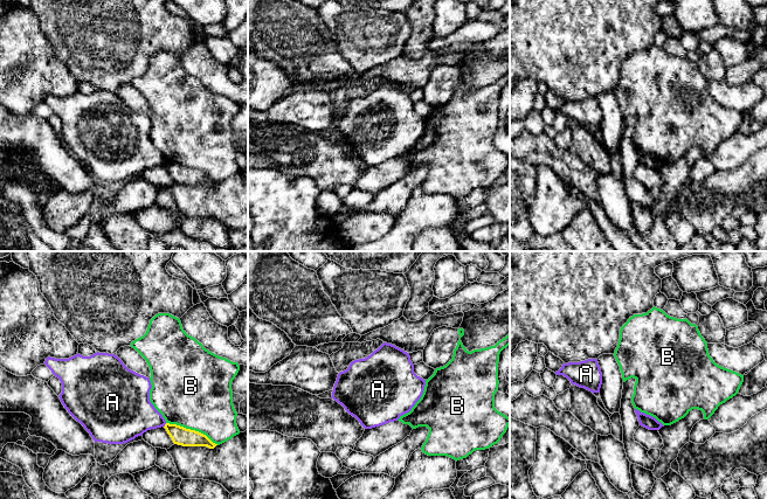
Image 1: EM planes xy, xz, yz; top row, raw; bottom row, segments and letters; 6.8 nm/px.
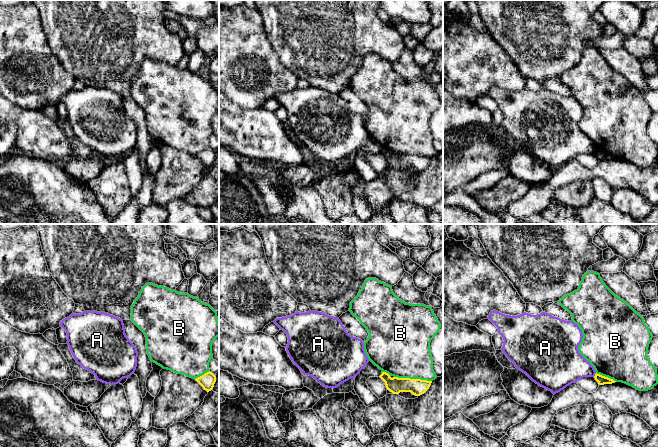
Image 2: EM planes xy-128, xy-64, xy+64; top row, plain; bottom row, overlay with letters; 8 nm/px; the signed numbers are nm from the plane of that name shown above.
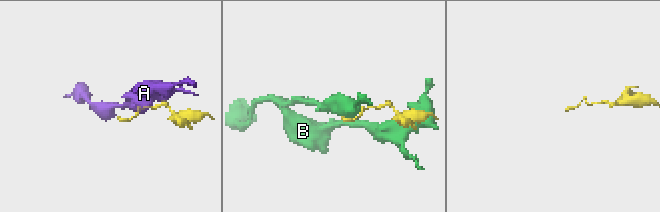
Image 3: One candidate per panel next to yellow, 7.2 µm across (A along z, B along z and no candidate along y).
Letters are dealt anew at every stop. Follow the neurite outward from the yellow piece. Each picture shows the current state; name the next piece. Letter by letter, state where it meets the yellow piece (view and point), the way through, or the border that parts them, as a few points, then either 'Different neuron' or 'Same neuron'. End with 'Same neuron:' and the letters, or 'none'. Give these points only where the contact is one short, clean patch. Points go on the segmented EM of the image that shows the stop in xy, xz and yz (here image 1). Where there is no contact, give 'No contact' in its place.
A: Touches yellow at xy (165, 425). Boundary: xy (166, 423), (164, 427). Different neuron
B: Touches yellow at xy (192, 430). Different neuron
Same neuron: none

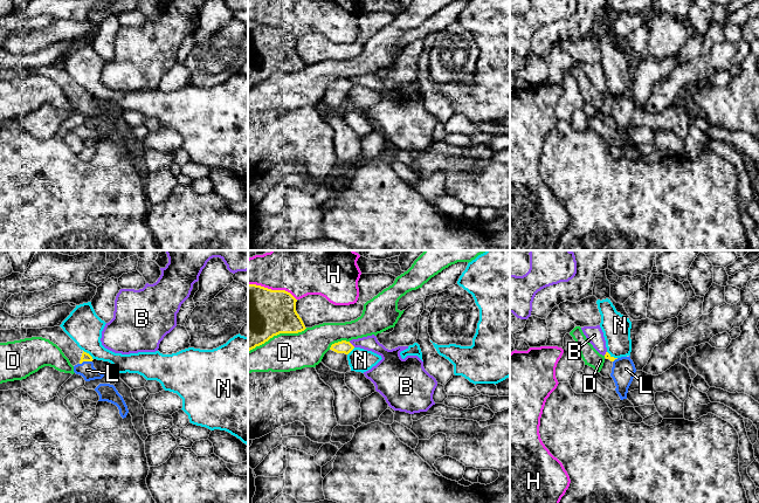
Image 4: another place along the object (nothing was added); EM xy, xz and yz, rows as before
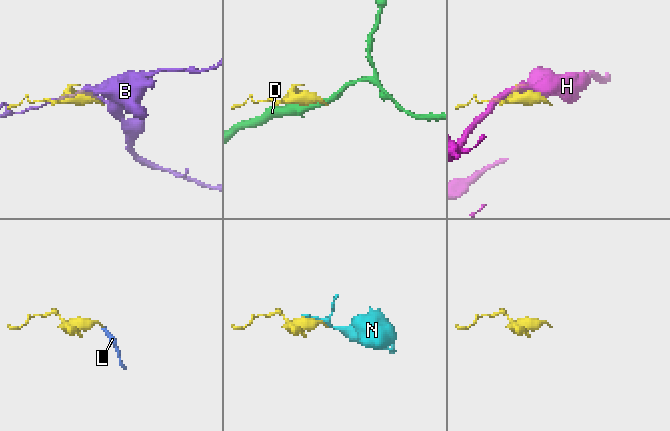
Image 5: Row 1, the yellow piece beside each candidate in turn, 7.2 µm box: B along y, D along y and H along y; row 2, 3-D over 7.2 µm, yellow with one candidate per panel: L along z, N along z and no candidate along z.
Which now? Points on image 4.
B: Touches yellow at xz (351, 344). Different neuron
D: Touches yellow at xz (277, 333). Different neuron
H: Touches yellow at xz (273, 290). Different neuron
L: Touches yellow at xy (85, 360). Path across: xy (85, 357), (85, 360), (87, 370). Same neuron
N: Touches yellow at xy (89, 355). Different neuron
Same neuron: L

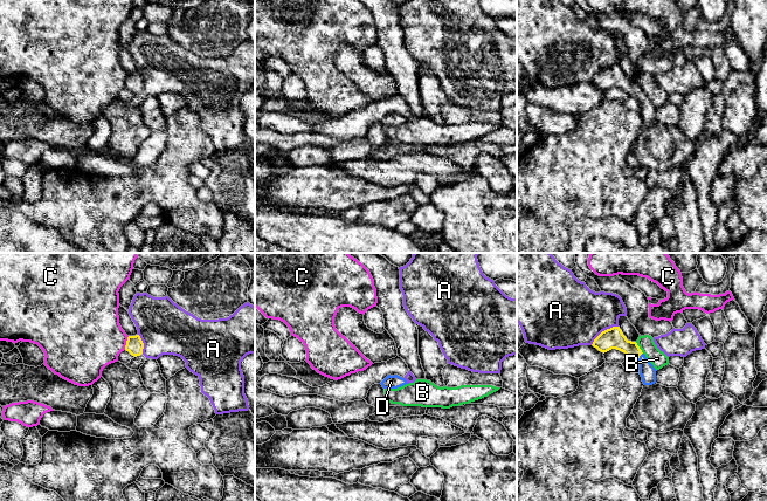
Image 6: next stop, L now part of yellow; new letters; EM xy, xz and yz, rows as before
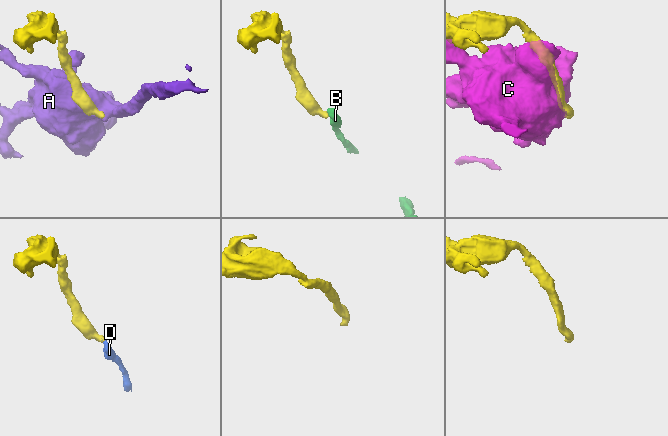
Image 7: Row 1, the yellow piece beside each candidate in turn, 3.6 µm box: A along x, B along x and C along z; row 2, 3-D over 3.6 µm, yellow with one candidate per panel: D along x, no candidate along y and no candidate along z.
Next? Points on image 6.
A: Touches yellow at yz (605, 330). Different neuron
B: Touches yellow at yz (638, 348). Boundary: yz (635, 342), (643, 352). Different neuron
C: Touches yellow at xy (126, 343). Different neuron
D: Touches yellow at yz (640, 355). Path across: yz (612, 338), (640, 355), (648, 372). Same neuron
Same neuron: D

